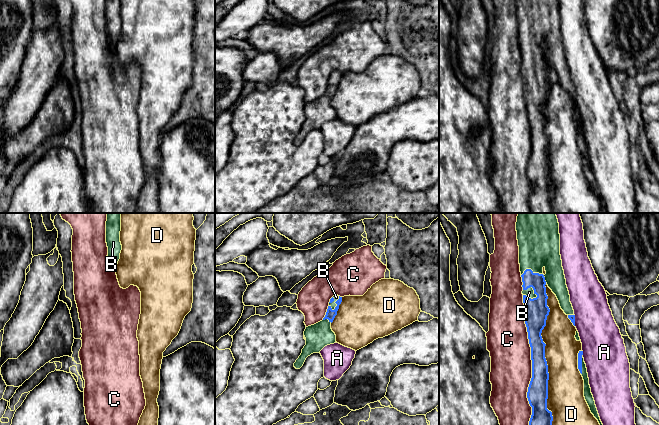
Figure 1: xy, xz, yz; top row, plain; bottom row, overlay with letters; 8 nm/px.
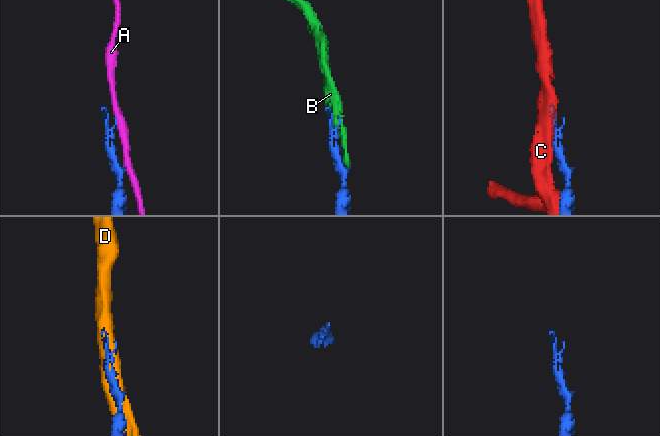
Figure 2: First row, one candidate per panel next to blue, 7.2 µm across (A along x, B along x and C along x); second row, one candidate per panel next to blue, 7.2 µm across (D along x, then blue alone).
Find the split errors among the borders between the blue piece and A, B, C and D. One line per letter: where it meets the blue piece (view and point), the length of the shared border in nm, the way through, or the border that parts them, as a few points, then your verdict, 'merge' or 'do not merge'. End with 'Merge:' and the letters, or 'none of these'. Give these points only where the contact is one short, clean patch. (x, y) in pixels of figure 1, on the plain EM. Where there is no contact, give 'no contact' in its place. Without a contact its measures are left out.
A: meets blue in yz at (582, 128); contact 40 nm long; do not merge
B: meets blue in yz at (532, 63); contact 130 nm long; merge
C: meets blue in yz at (532, 142); contact 1150 nm long; do not merge
D: meets blue in yz at (545, 136); contact 1250 nm long; do not merge
Merge: B

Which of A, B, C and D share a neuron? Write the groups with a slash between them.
A D / B / C

